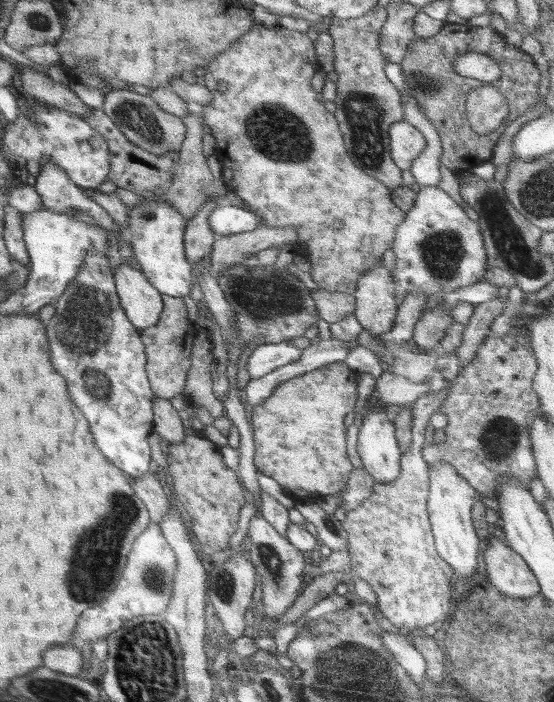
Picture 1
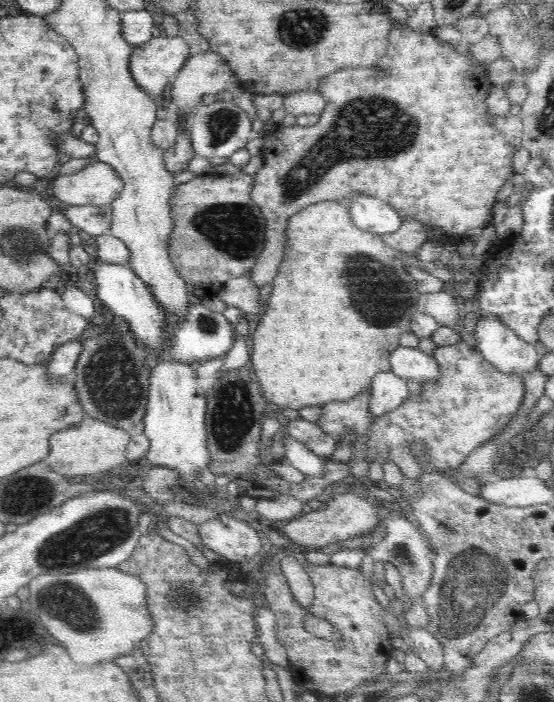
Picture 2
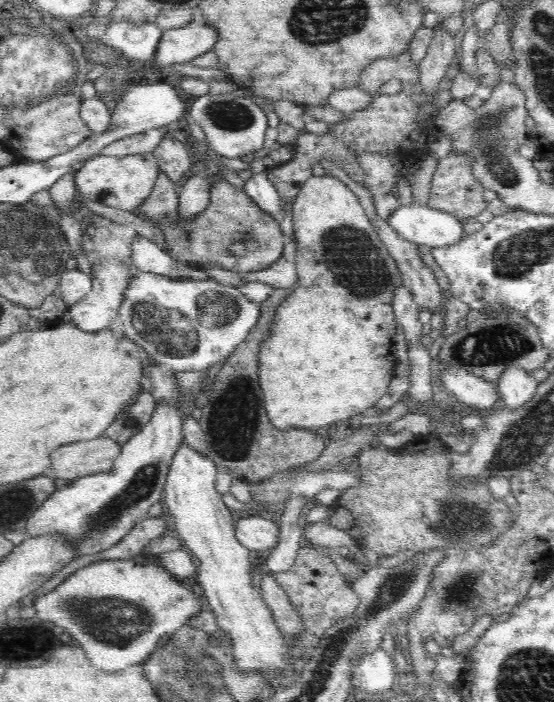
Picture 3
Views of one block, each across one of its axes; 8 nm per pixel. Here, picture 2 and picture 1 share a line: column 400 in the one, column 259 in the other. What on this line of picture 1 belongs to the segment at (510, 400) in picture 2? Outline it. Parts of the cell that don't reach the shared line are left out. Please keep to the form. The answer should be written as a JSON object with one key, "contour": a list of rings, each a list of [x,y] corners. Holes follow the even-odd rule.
{"contour":[[[340,361],[290,378],[276,387],[252,412],[256,445],[253,463],[257,470],[302,500],[314,498],[314,494],[328,496],[344,490],[353,466],[346,453],[343,422],[358,400],[359,381],[360,374]]]}

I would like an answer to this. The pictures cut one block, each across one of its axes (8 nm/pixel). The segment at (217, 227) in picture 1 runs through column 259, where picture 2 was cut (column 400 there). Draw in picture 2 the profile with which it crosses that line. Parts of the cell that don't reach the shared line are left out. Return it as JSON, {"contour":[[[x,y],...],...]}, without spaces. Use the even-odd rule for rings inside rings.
{"contour":[[[356,194],[354,198],[346,198],[342,200],[344,205],[348,205],[350,209],[350,218],[354,225],[358,225],[361,230],[370,232],[376,235],[386,235],[396,232],[402,226],[402,217],[398,214],[395,208],[378,198],[372,198],[370,196],[364,196],[363,194]]]}

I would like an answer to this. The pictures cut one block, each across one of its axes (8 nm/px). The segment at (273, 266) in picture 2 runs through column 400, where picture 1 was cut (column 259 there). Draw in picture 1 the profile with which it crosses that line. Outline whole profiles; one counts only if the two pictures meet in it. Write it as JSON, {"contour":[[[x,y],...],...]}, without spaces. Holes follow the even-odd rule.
{"contour":[[[256,25],[250,29],[250,32],[244,34],[244,36],[240,36],[226,50],[217,54],[212,61],[206,64],[205,73],[200,78],[200,81],[210,92],[214,93],[214,98],[210,104],[204,106],[200,114],[203,116],[205,124],[210,127],[212,136],[214,136],[217,142],[217,147],[213,155],[220,160],[222,165],[220,184],[228,188],[232,193],[237,194],[241,198],[241,204],[244,204],[247,208],[255,212],[266,226],[272,228],[294,226],[298,230],[299,239],[294,244],[295,254],[310,260],[314,269],[305,276],[308,282],[314,281],[318,289],[354,295],[360,276],[366,274],[366,270],[370,270],[372,266],[382,264],[383,254],[390,249],[392,250],[394,238],[396,238],[396,227],[402,222],[402,219],[405,217],[405,212],[395,205],[395,202],[391,198],[391,189],[377,178],[371,177],[363,170],[356,168],[350,156],[346,154],[346,148],[344,148],[344,142],[342,142],[342,132],[338,128],[338,121],[324,107],[325,99],[322,97],[322,93],[316,92],[310,84],[312,76],[319,69],[315,42],[310,40],[306,33],[289,30],[282,26],[275,26],[272,29],[268,29],[264,26]],[[218,82],[226,82],[226,90],[219,91]]]}

